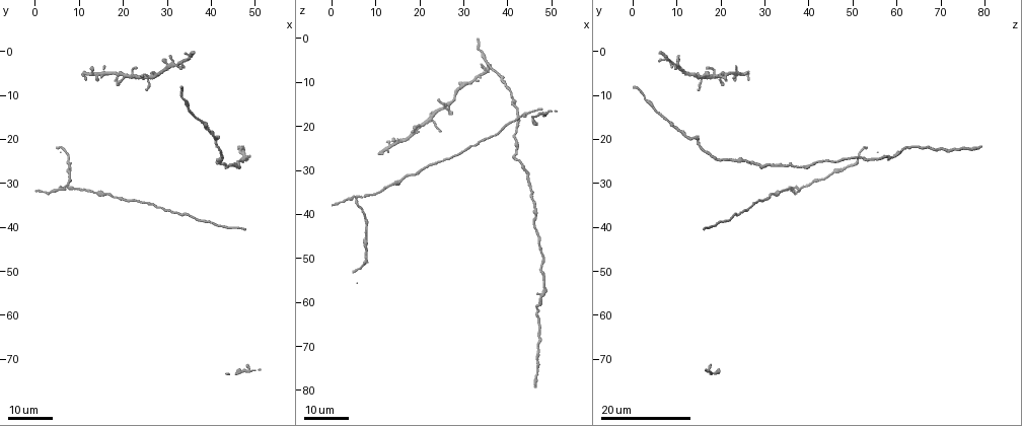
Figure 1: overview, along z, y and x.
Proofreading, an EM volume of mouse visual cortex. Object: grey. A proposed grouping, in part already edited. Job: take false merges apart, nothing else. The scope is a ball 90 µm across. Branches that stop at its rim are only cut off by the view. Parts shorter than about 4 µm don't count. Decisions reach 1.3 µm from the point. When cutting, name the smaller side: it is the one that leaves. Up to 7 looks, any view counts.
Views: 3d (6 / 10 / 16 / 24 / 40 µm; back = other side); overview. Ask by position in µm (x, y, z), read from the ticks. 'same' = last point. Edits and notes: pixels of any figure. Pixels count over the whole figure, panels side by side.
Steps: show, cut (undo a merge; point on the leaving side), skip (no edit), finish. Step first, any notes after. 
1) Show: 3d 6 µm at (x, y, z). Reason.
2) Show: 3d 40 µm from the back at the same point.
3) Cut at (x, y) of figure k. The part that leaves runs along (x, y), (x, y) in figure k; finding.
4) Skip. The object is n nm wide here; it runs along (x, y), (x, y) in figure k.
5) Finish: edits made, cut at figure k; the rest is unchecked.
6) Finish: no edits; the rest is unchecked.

Show: 3d 24 µm at (47.0, 23.0, 61.0).

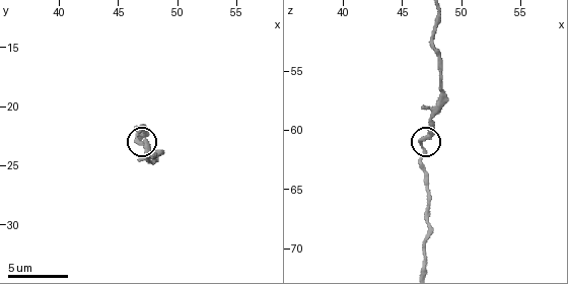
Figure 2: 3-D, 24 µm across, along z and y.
Show: 3d 6 µm at (47.0, 23.0, 60.4).

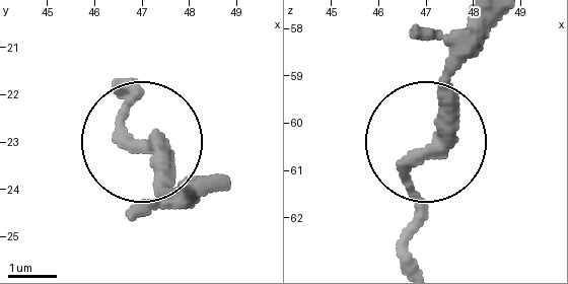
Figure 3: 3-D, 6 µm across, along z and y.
Skip. The object is 320 nm wide here; it runs along (485, 21), (420, 154), (412, 235) in figure 3; one cell here.

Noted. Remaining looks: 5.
Show: 3d 24 µm at (47.0, 22.0, 73.5). Narrows sharply.

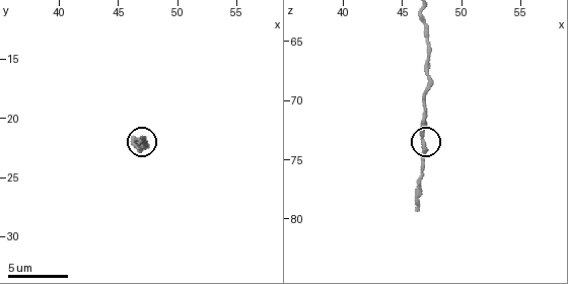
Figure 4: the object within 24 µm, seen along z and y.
Show: 3d 6 µm at the same point.

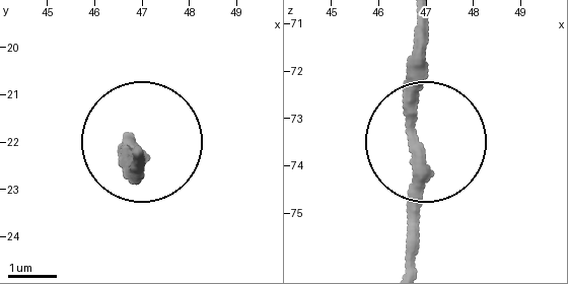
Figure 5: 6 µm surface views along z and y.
Skip. It runs along (420, 19), (412, 128), (424, 189), (412, 262) in figure 5; all the same cell.

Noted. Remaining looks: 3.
Show: 3d 24 µm at (5.0, 31.0, 36.5). Three arms meet.

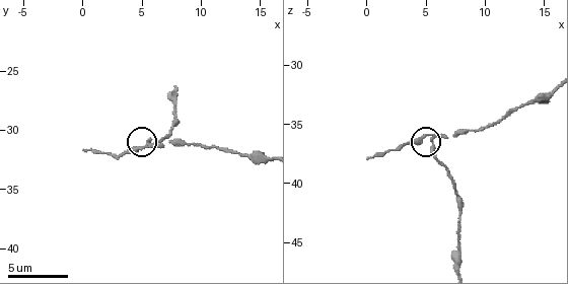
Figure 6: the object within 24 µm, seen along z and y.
Show: 3d 10 µm at (5.4, 31.4, 36.0). Zoom in.

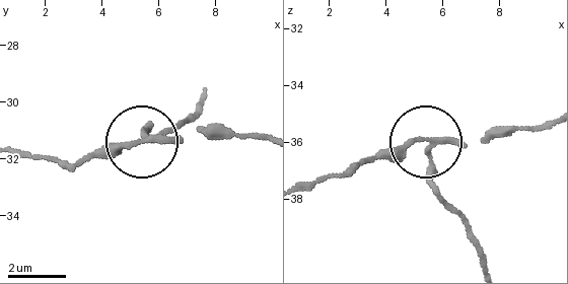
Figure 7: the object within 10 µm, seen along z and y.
Cut at (430, 186) of figure 7. The side arm is 7 µm long; the part that leaves runs along (433, 147), (431, 188), (482, 261) in figure 7; a second cell is stuck on.

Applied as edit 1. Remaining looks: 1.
Finish: edits made, cut at figure 7; the rest is unchecked.

